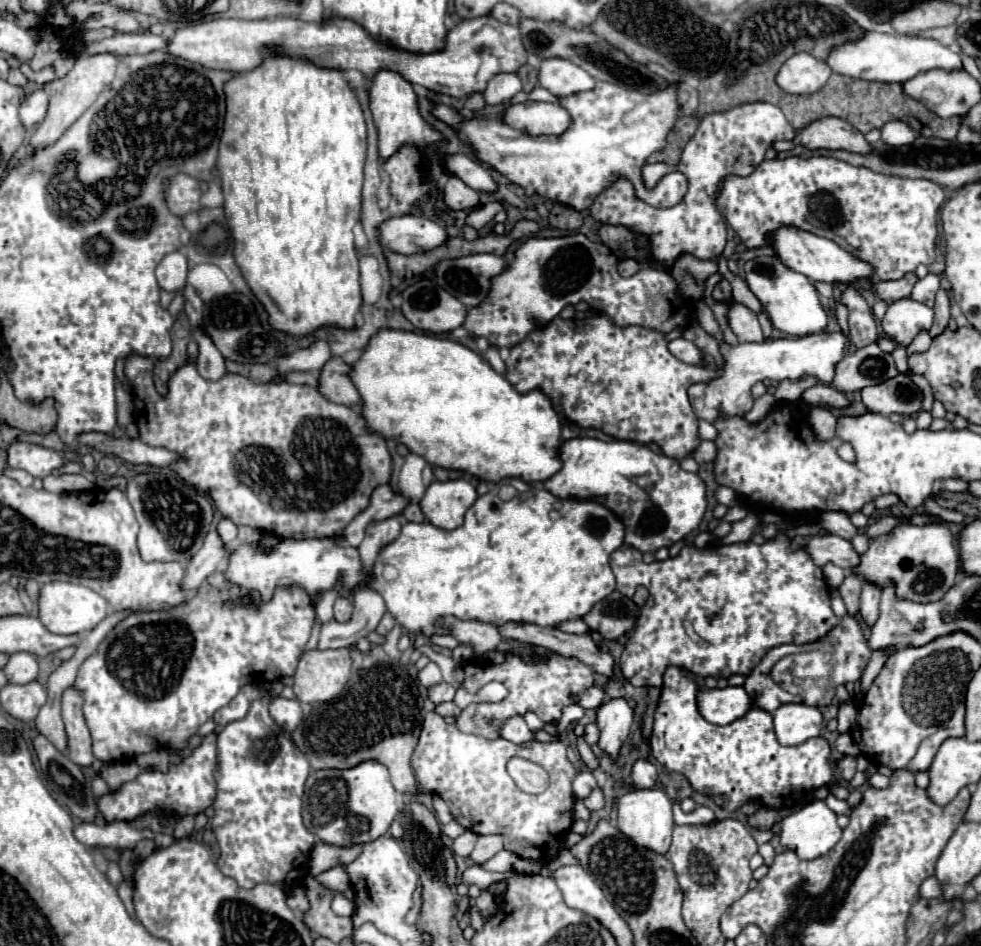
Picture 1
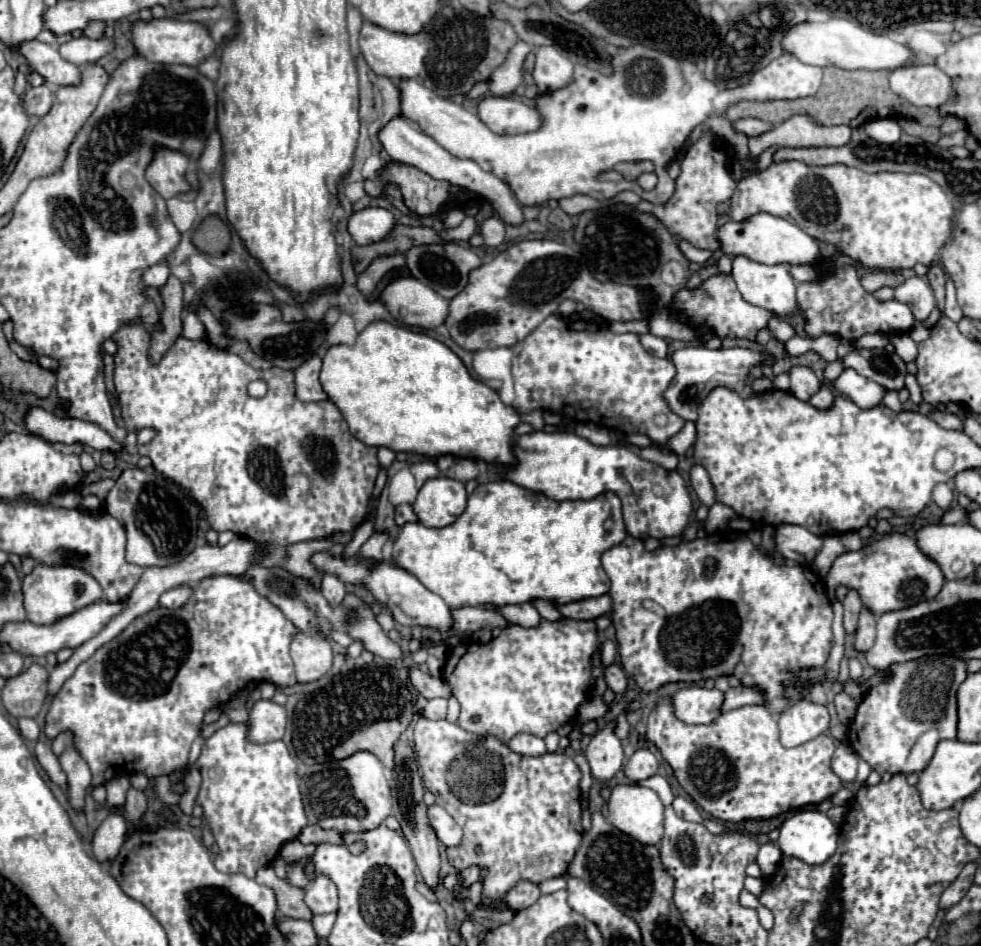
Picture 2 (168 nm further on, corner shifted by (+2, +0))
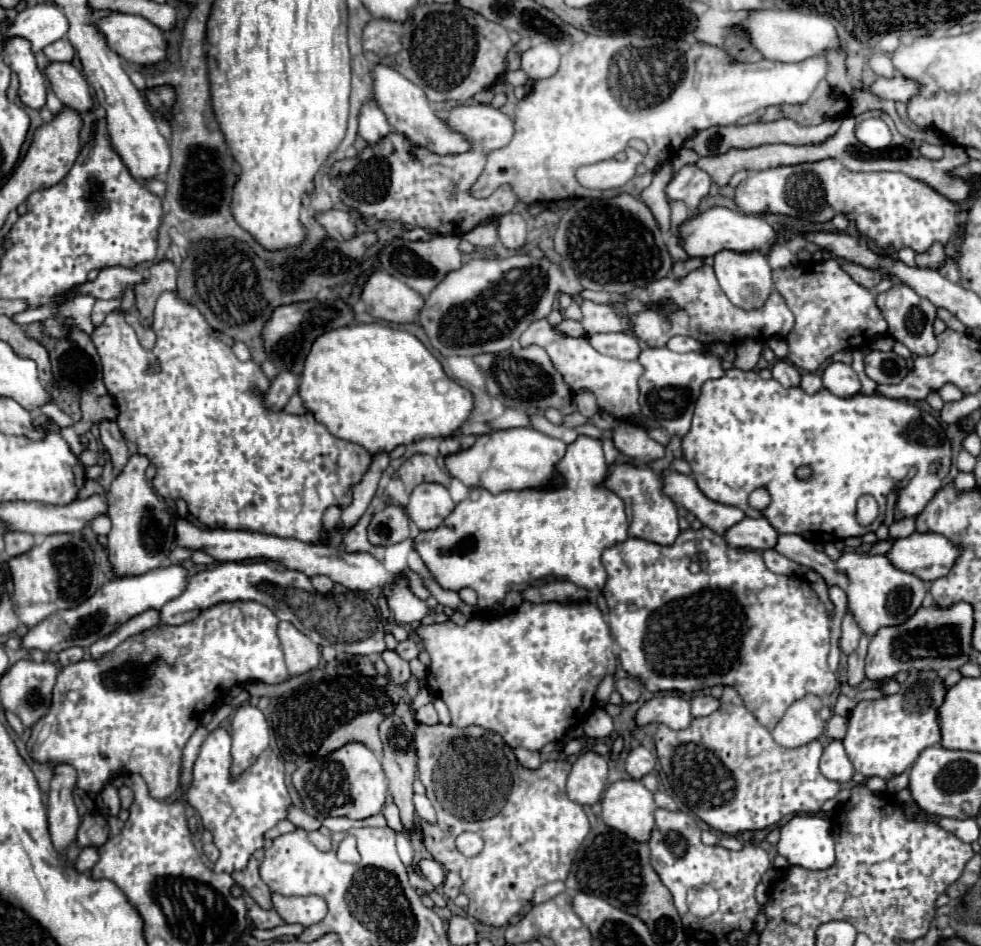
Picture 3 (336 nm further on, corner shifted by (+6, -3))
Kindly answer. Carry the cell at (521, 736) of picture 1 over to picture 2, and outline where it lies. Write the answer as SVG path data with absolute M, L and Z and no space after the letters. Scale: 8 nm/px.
M515 735L515 739L511 739L511 743L507 743L515 753L519 755L527 755L527 757L537 757L537 755L545 755L545 741L535 737L535 735Z

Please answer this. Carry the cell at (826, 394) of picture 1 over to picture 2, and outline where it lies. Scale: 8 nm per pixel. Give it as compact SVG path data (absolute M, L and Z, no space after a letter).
M791 367L789 371L789 379L791 379L791 393L803 401L809 401L809 397L819 389L821 381L817 379L817 375L809 369L809 367Z

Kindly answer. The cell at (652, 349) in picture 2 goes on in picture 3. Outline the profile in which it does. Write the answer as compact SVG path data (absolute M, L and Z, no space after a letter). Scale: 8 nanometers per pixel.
M609 332L609 334L591 334L589 342L601 354L623 358L623 360L637 360L641 354L641 342L629 332Z

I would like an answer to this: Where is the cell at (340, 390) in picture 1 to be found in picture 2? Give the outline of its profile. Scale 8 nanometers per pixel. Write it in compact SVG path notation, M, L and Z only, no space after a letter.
M309 359L303 363L303 367L295 369L295 395L301 401L323 401L327 399L325 391L319 385L319 371L321 371L321 359Z

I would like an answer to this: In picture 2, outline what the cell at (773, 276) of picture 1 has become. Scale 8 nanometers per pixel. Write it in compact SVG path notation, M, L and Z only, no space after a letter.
M733 257L733 269L731 269L731 277L741 293L741 297L757 307L769 309L777 315L789 315L793 311L797 311L797 299L795 299L795 281L789 275L789 267L783 263L777 265L763 265L757 261L751 261L747 257Z

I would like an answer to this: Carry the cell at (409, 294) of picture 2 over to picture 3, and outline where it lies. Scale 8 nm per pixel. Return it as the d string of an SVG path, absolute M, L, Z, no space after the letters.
M383 270L369 276L361 300L371 316L395 324L415 322L419 310L425 306L425 298L419 292L411 290L407 284Z

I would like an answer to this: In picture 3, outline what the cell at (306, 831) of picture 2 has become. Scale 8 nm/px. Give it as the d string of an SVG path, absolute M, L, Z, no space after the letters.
M293 806L293 808L289 810L289 820L291 820L297 828L307 830L307 832L313 832L313 830L319 830L319 828L321 828L321 822L319 822L317 818L309 816L309 814L307 814L303 808L299 808L299 806Z

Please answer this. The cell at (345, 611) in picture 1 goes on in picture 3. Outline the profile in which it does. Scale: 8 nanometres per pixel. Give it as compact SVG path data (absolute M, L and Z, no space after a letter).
M315 576L315 578L311 578L311 582L319 594L329 594L333 590L333 580L327 576Z

